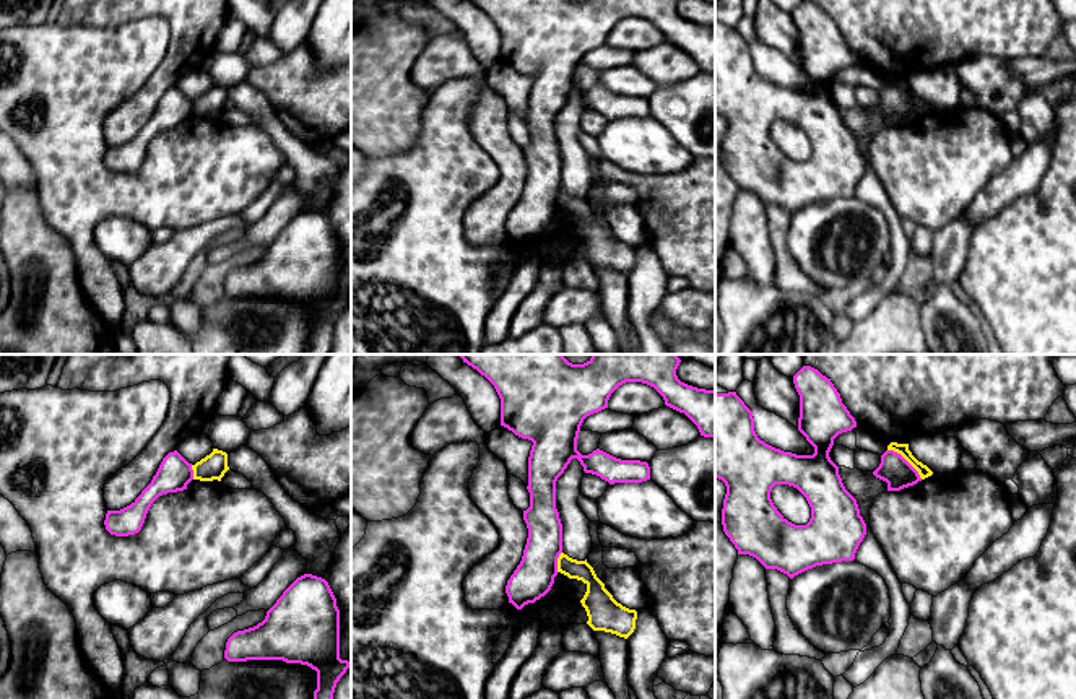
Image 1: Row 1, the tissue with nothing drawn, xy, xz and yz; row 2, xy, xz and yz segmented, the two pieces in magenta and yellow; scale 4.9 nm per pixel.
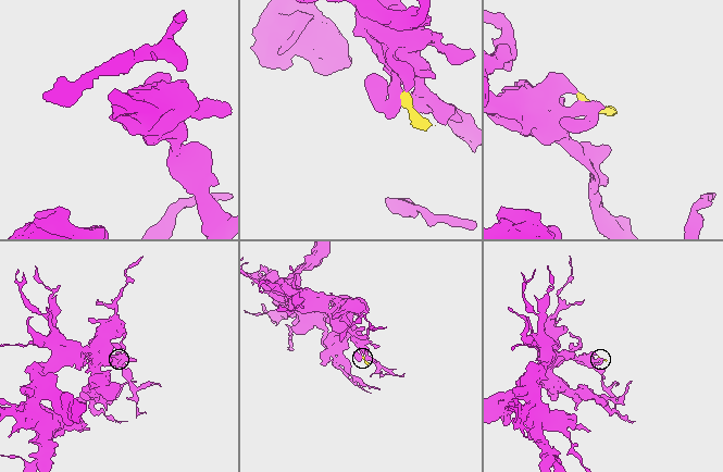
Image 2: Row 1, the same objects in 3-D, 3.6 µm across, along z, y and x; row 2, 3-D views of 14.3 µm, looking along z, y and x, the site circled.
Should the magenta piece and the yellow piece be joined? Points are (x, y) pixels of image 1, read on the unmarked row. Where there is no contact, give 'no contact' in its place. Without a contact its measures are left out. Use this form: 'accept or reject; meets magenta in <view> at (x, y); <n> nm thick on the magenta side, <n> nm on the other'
reject; meets magenta in yz at (906, 96); 150 nm thick on the magenta side, 60 nm on the other

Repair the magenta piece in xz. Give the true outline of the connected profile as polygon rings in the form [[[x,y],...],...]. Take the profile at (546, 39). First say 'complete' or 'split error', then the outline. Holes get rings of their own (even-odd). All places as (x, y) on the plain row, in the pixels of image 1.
complete | [[[468,0],[484,11],[496,24],[501,34],[501,62],[522,75],[533,78],[528,93],[528,128],[530,143],[523,146],[523,156],[528,164],[528,174],[523,192],[505,221],[509,239],[522,245],[545,232],[558,211],[558,193],[562,189],[562,159],[556,145],[556,117],[564,109],[572,94],[577,94],[585,109],[592,109],[614,119],[642,119],[650,115],[650,102],[640,96],[621,96],[600,85],[588,91],[577,86],[577,75],[584,55],[593,49],[608,44],[611,29],[626,18],[642,18],[653,23],[665,36],[665,41],[684,49],[704,73],[715,73],[715,26],[697,24],[681,18],[676,11],[679,0]]]

